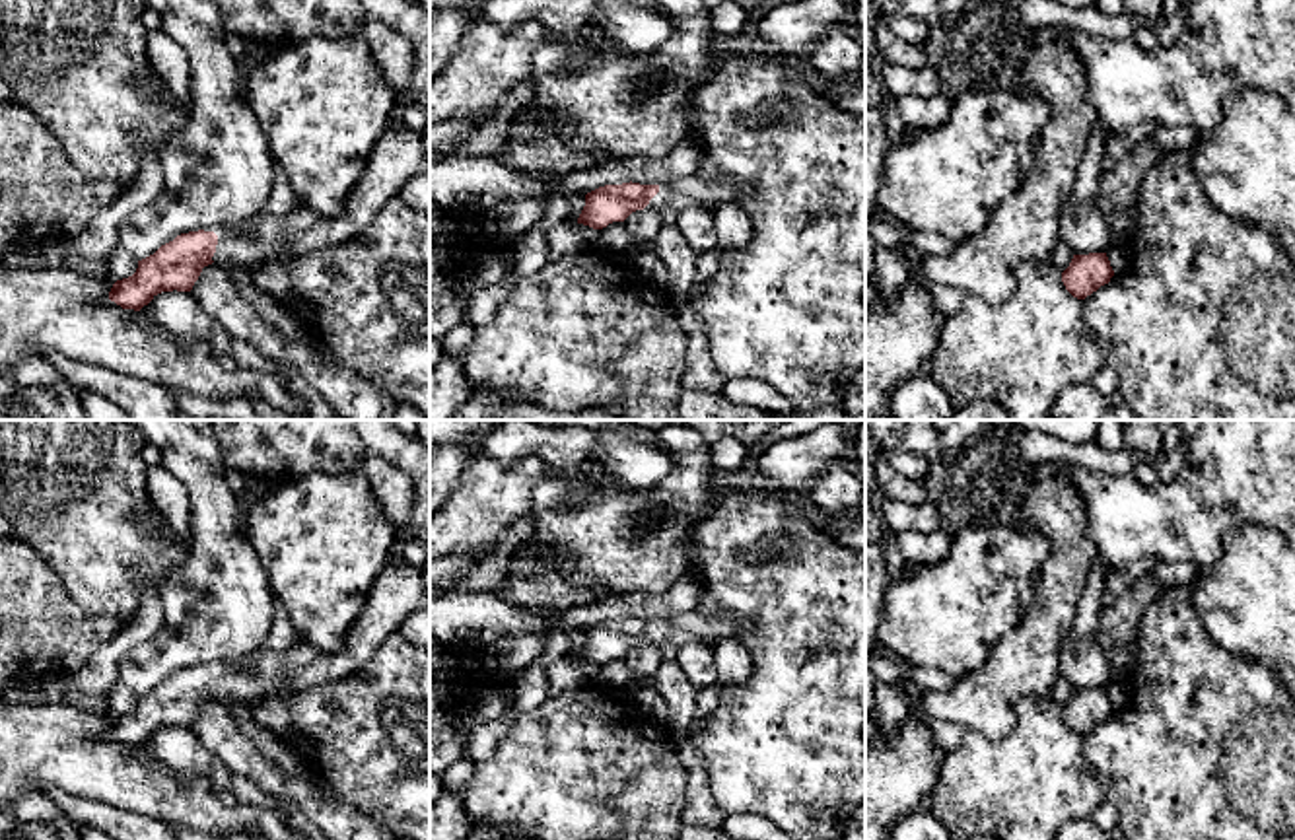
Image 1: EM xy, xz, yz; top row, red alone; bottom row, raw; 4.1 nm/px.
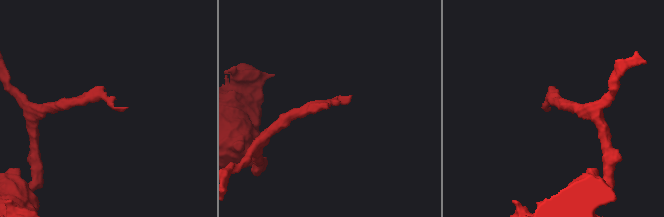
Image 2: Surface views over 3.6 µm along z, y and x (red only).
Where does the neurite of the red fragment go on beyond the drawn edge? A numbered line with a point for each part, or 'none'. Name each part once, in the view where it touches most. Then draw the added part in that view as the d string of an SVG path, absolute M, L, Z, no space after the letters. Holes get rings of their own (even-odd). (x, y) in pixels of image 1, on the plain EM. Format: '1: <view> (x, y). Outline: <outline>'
1: xy (401, 588). Outline: M393 554L373 581L340 651L327 653L305 642L296 642L286 651L262 649L249 661L247 669L220 661L204 663L204 667L218 671L212 696L222 700L229 712L237 704L253 712L268 694L301 692L354 675L416 611L430 611L426 566L416 568L404 556Z

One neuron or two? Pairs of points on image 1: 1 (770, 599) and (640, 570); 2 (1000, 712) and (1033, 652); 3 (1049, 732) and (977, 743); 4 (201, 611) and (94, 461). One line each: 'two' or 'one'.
1: two
2: one
3: one
4: two

